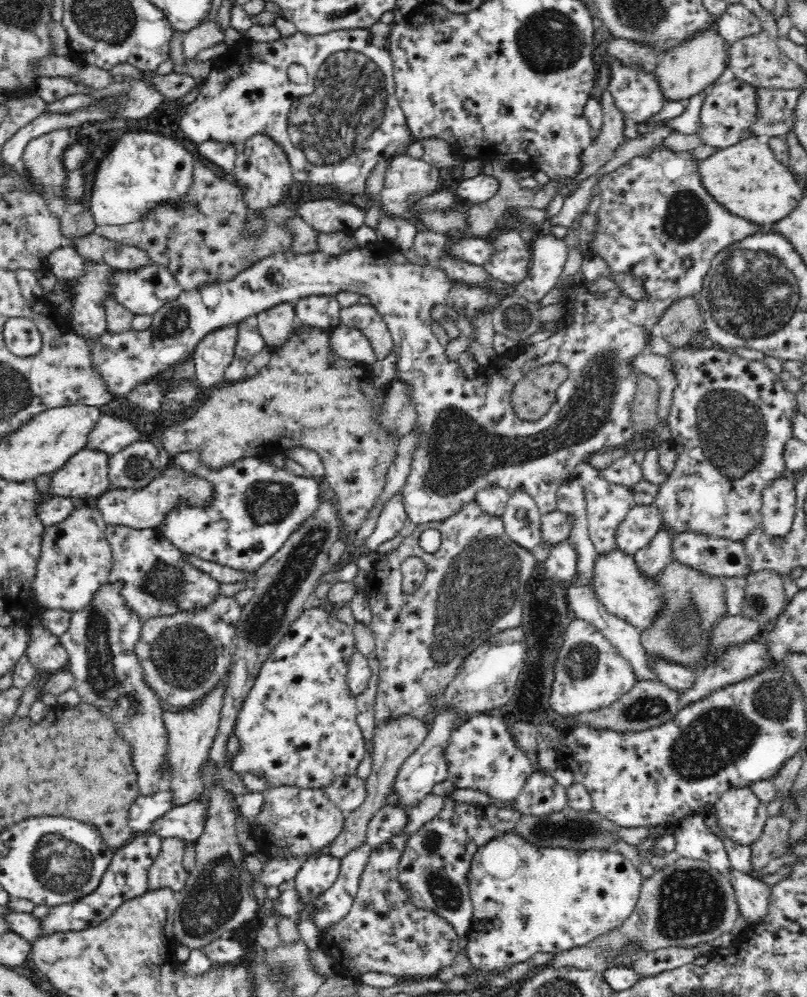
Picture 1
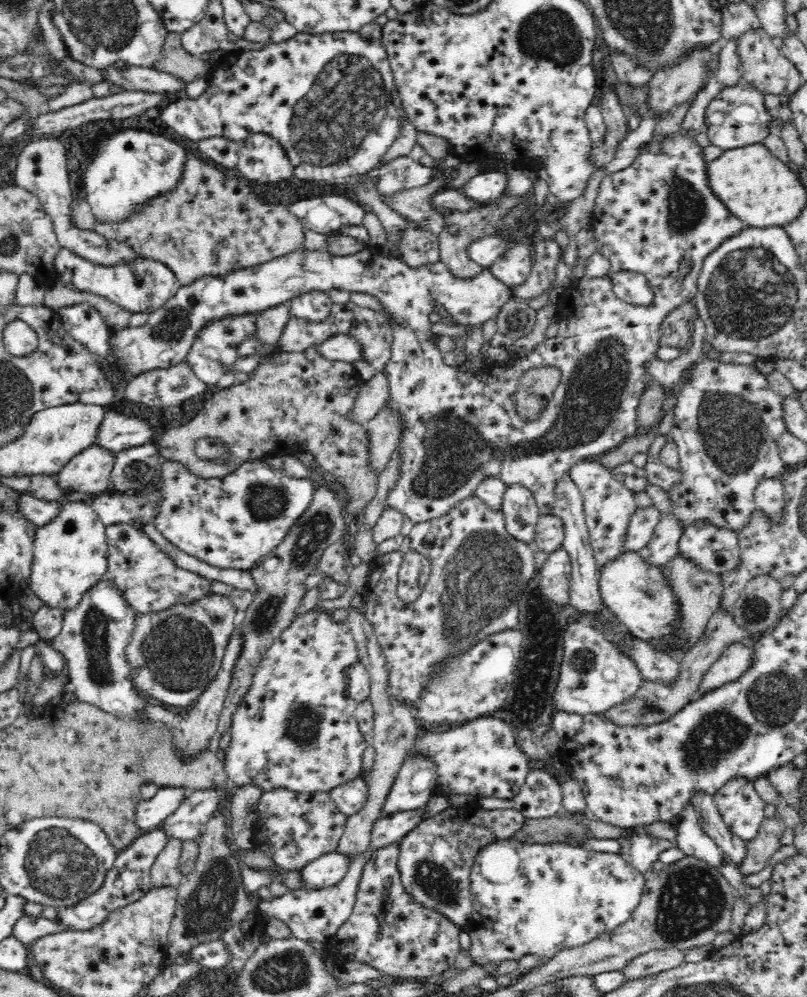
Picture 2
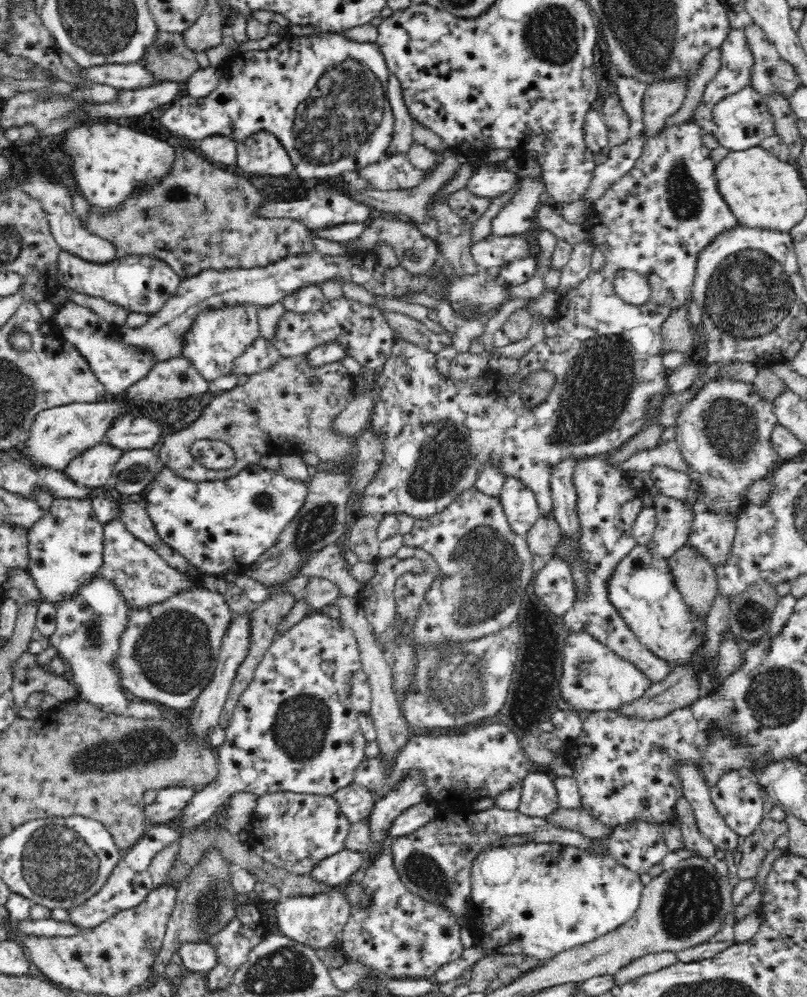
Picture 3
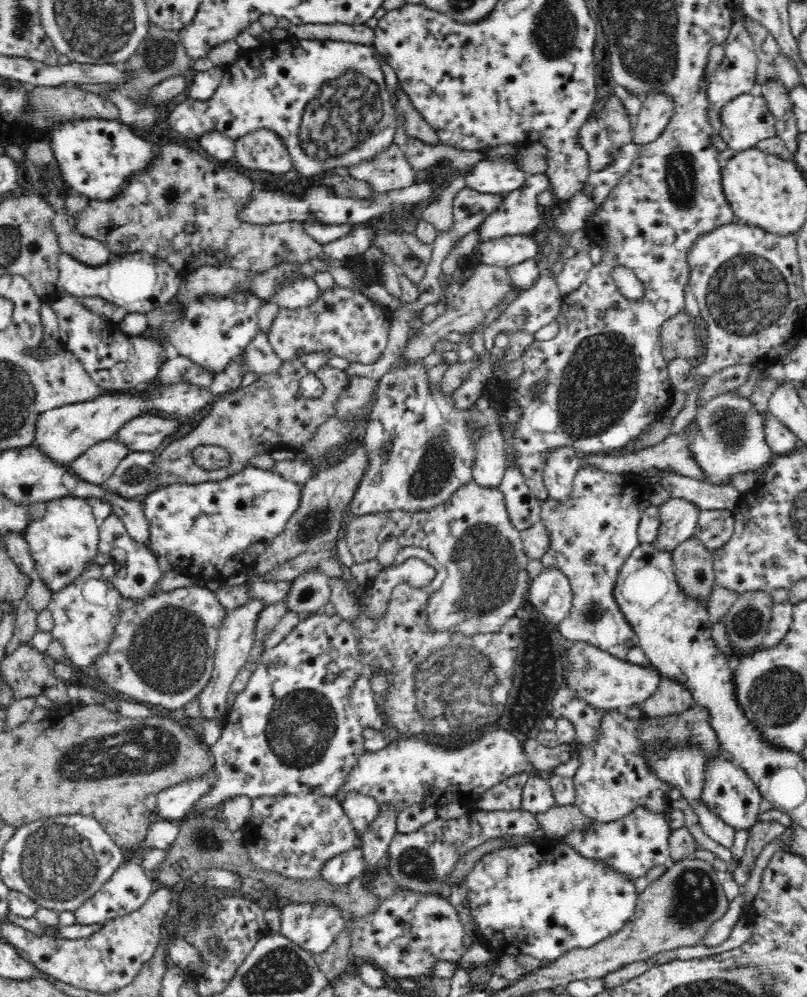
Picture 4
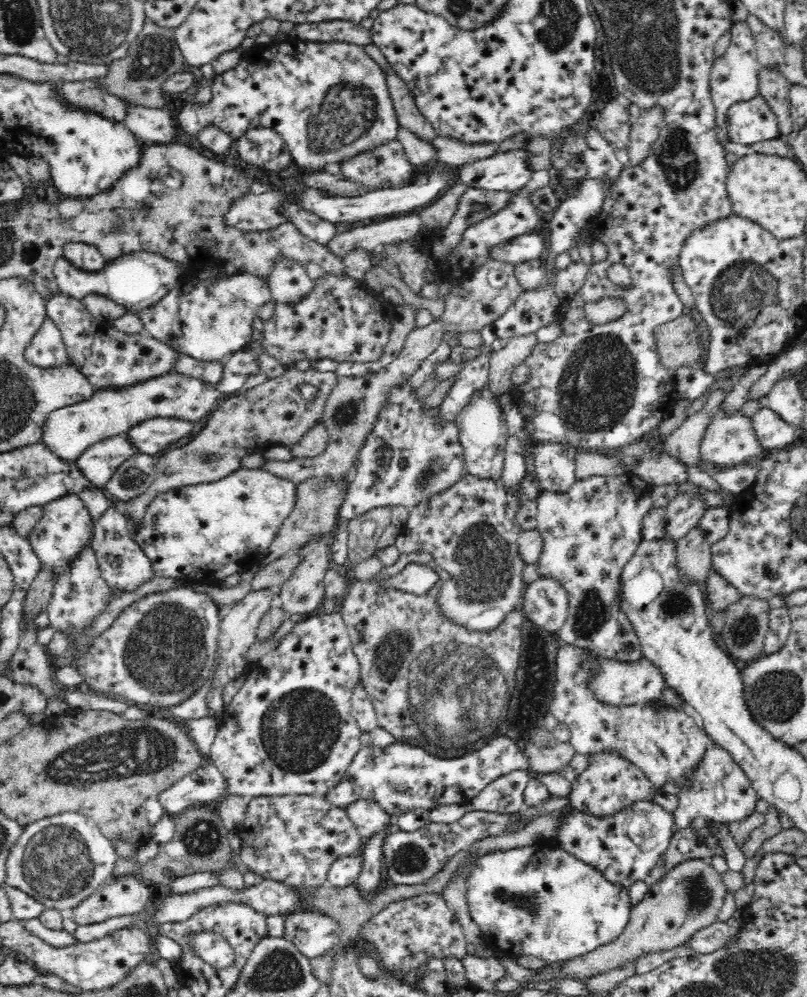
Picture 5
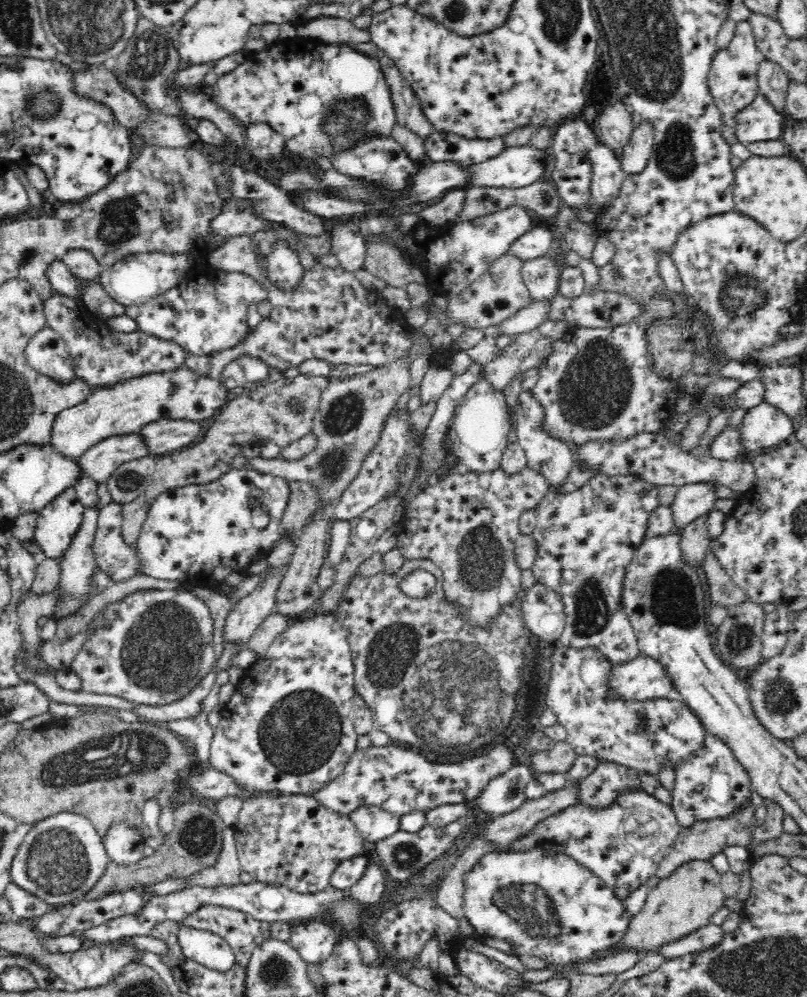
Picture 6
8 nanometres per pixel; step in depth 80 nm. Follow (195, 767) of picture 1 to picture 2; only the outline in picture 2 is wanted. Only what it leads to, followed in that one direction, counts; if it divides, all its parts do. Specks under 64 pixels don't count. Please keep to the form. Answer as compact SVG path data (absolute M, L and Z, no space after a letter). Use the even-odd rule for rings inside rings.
M235 629L234 632L232 632L232 636L230 636L230 640L228 640L228 644L226 644L226 648L224 648L222 662L216 676L214 676L214 680L212 680L206 687L206 690L198 696L192 709L184 717L180 716L180 714L171 716L166 708L159 705L144 704L142 710L136 710L138 715L142 715L143 718L146 718L147 720L163 722L172 727L174 745L176 745L176 749L181 752L181 755L184 758L194 756L194 754L198 754L200 750L207 749L210 740L216 736L217 724L229 686L231 685L232 671L240 656L242 647L243 638L241 637L241 630Z

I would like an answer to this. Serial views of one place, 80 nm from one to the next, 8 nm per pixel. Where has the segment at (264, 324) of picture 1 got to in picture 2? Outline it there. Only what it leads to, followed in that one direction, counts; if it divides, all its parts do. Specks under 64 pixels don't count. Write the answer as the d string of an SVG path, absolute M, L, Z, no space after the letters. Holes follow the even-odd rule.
M288 303L278 304L256 314L257 337L261 342L276 345L282 336L284 324L290 318Z

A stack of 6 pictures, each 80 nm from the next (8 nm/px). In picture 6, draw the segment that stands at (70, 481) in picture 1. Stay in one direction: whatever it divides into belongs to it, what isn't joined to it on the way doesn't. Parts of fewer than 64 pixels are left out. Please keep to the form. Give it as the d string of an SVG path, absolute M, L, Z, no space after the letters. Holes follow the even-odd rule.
M130 433L126 435L111 436L101 440L98 444L91 446L77 460L80 462L82 471L94 480L96 483L106 483L112 472L119 468L124 462L132 462L132 460L142 460L145 456L153 456L146 446L143 436L139 433Z

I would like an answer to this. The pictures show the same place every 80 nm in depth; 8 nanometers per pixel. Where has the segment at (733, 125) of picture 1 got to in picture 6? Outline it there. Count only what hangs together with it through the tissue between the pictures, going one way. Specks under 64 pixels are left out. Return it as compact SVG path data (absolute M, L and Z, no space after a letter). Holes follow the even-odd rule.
M758 94L754 102L738 114L736 136L743 144L778 140L786 120L785 114L778 112L763 94Z

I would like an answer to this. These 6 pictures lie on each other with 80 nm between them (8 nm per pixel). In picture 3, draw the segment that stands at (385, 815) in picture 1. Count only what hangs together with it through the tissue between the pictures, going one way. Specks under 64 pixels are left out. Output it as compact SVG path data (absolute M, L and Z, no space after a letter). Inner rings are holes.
M425 801L418 804L412 804L408 808L404 808L396 817L396 820L389 828L387 839L383 842L382 848L390 847L392 840L398 836L406 836L418 830L421 826L428 824L432 819L436 818L438 811L435 806Z

